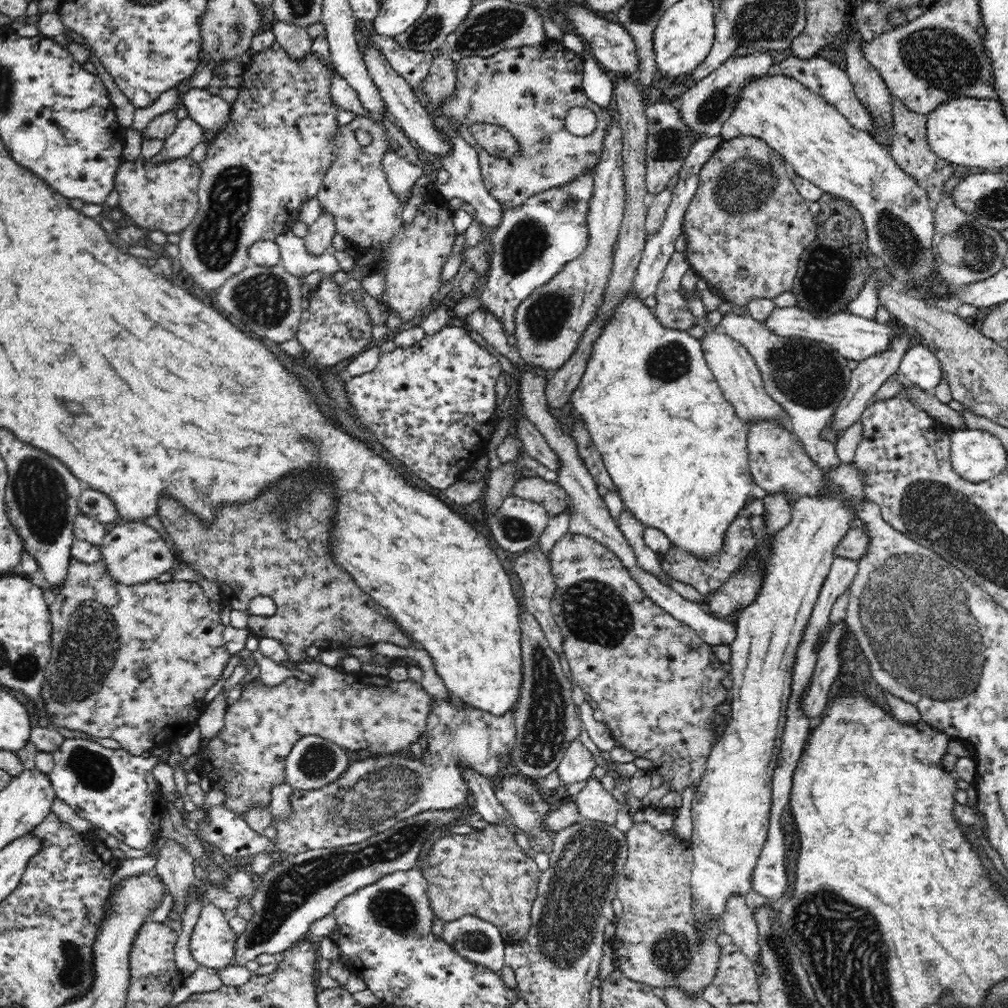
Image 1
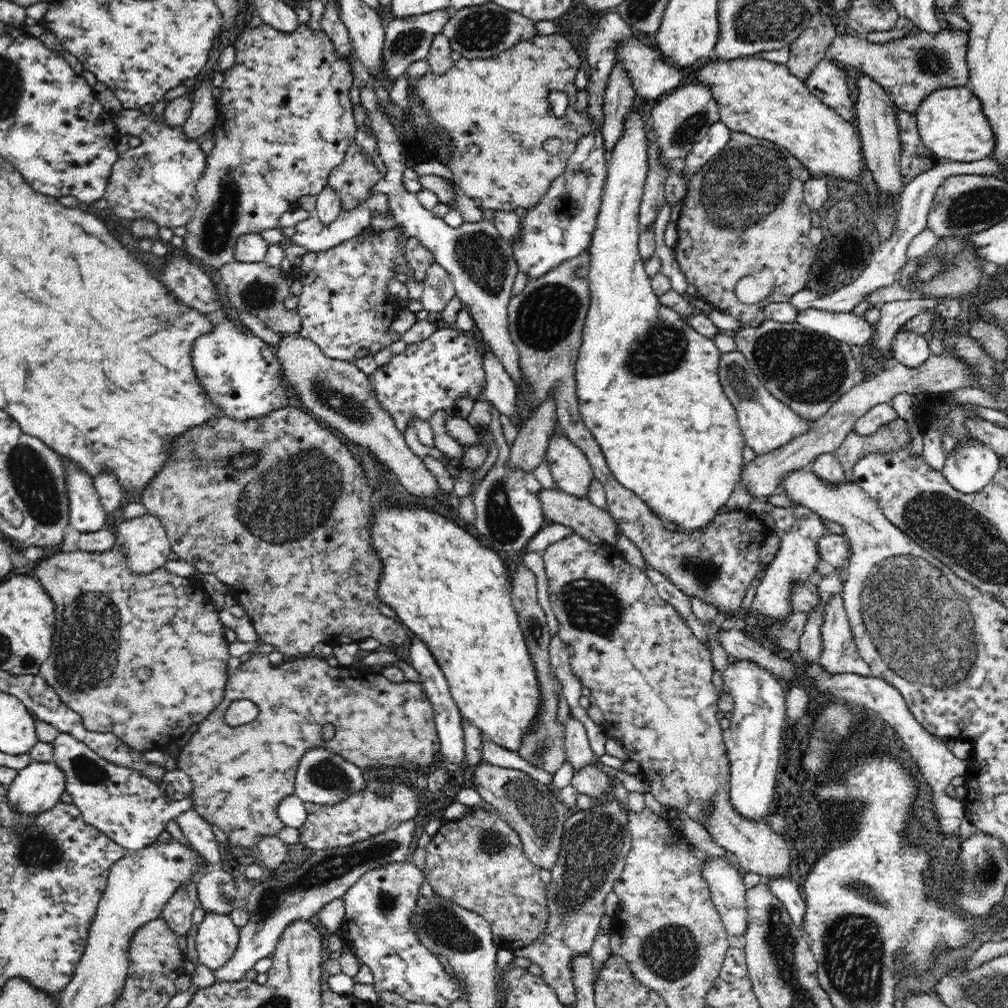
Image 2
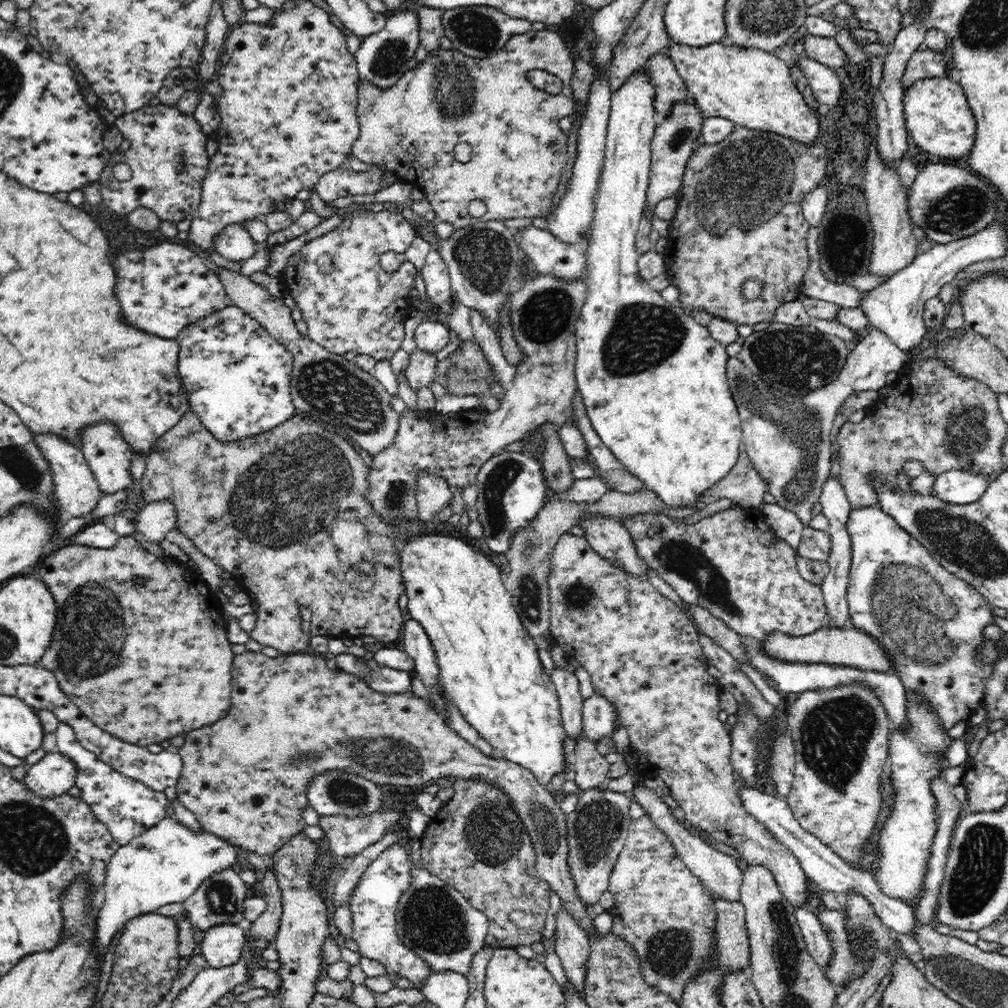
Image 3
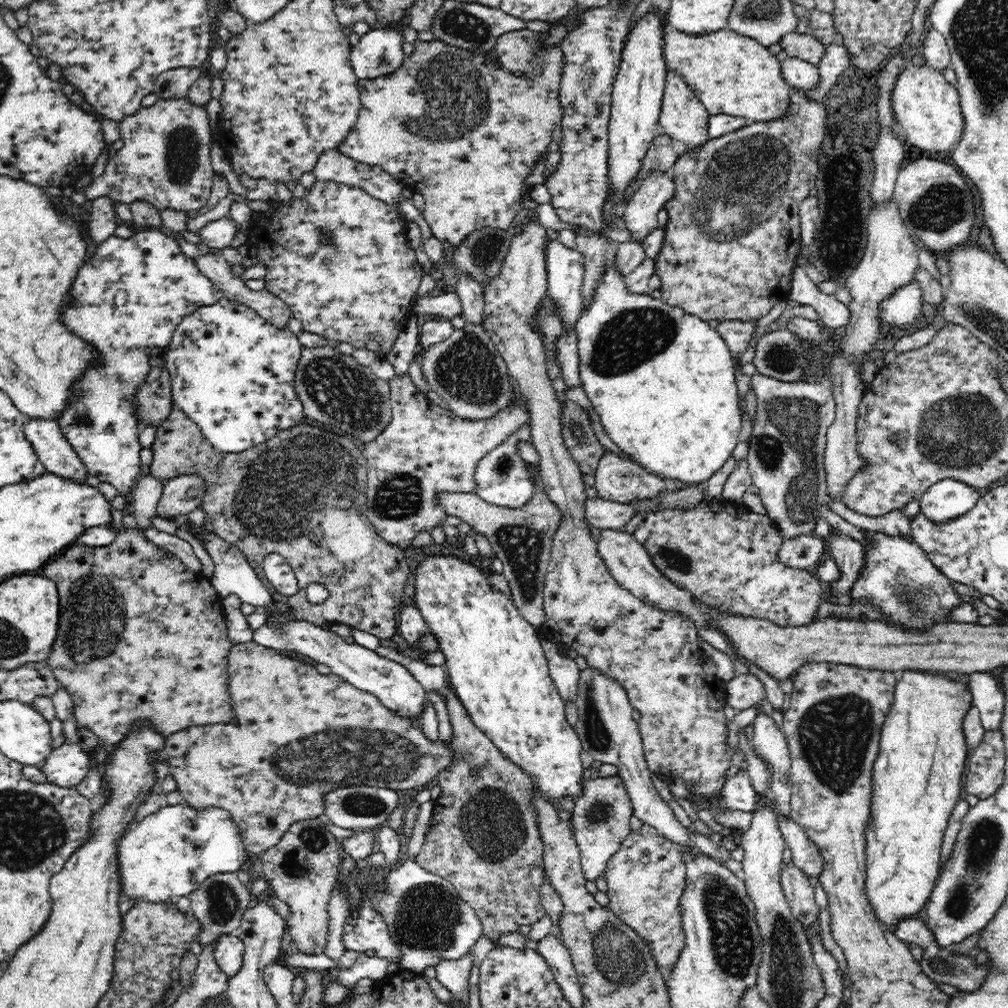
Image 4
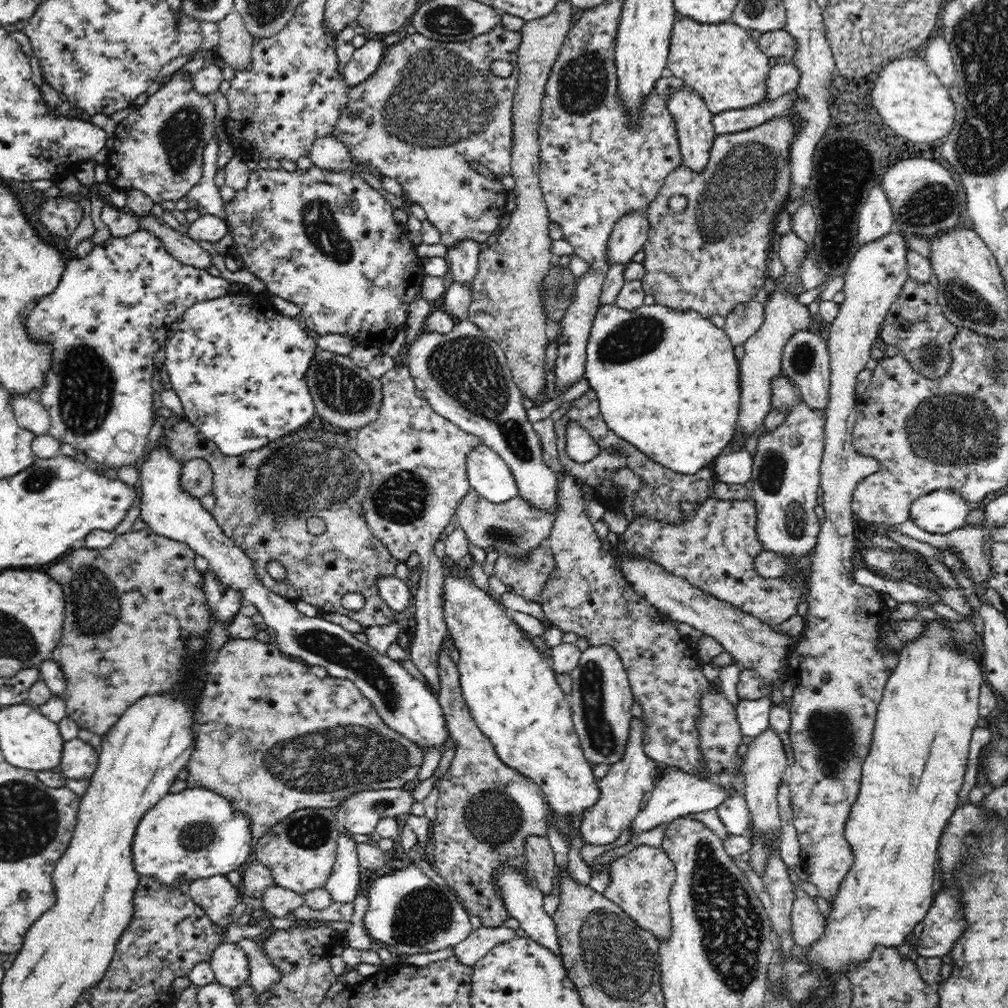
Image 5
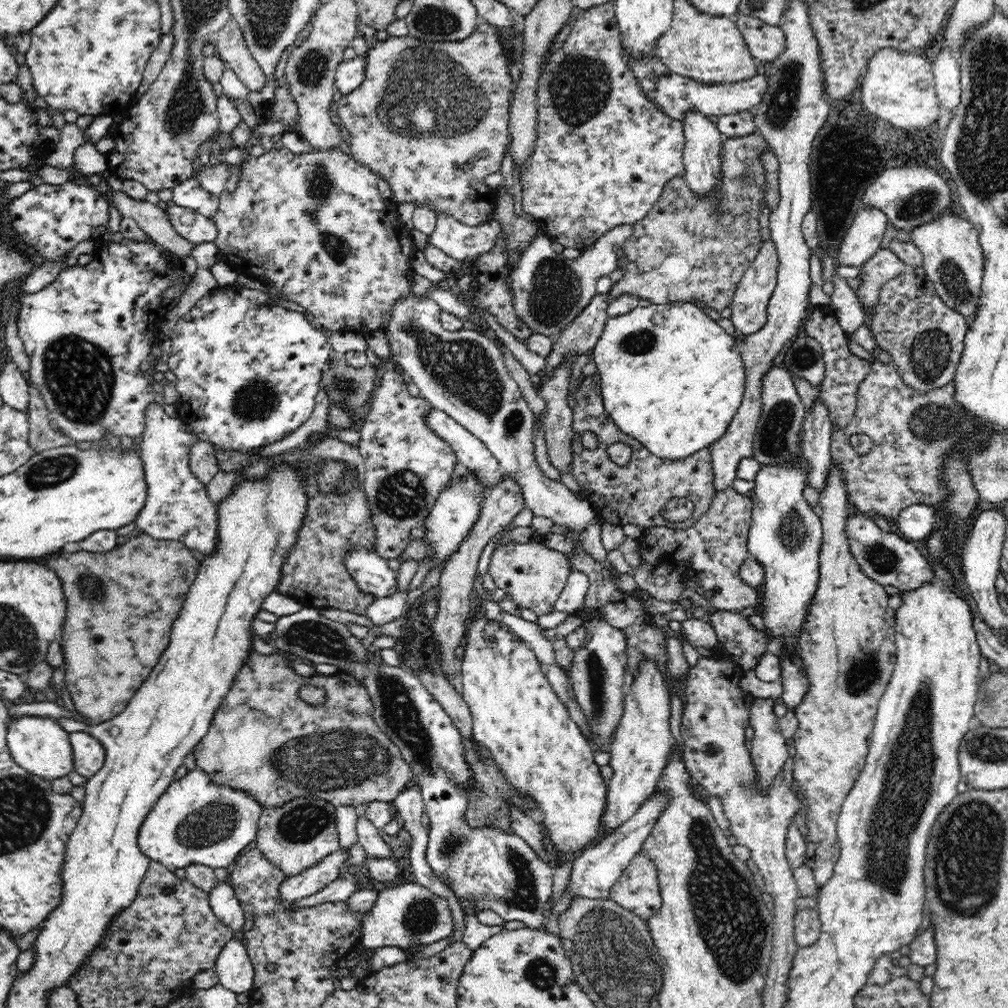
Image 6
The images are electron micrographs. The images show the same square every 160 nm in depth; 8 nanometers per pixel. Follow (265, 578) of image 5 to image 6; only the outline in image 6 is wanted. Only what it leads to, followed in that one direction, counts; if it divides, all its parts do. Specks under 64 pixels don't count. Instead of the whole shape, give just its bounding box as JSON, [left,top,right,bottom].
[213,437,377,614]

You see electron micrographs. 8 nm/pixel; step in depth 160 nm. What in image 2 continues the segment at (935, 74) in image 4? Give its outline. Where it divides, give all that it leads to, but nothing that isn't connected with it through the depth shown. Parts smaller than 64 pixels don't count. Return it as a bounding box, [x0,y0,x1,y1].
[915,87,997,163]

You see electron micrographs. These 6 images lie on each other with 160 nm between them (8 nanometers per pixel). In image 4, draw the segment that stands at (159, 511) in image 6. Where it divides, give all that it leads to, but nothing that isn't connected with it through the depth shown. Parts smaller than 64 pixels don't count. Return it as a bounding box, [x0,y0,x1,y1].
[203,530,427,717]

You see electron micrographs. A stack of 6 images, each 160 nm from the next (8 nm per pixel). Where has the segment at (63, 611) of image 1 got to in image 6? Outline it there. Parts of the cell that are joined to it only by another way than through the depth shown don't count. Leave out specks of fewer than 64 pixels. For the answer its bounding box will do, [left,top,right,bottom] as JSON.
[46,532,199,725]

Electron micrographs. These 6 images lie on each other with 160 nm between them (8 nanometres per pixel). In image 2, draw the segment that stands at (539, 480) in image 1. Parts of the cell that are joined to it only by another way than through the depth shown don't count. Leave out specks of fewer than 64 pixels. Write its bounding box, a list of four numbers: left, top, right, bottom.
[538,488,617,544]

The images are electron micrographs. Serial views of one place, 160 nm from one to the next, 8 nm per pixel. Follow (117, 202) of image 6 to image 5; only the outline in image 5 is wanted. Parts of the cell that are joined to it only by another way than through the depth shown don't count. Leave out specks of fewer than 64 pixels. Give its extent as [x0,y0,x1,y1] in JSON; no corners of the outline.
[137,215,213,271]

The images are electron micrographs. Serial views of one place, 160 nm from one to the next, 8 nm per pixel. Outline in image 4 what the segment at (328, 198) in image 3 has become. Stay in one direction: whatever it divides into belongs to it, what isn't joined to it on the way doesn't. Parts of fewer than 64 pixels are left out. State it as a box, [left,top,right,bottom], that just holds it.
[313,150,403,206]

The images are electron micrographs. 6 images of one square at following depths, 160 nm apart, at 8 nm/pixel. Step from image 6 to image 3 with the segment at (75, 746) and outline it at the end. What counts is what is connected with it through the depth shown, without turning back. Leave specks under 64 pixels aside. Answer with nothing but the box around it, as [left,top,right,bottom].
[22,752,75,800]

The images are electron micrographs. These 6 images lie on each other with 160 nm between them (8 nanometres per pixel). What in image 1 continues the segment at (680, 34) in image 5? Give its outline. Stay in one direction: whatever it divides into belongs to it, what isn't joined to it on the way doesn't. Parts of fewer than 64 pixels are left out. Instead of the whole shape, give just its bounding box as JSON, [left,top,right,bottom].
[720,74,956,306]

